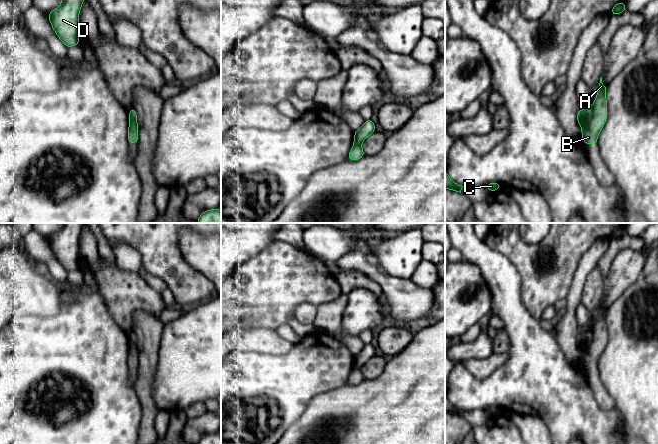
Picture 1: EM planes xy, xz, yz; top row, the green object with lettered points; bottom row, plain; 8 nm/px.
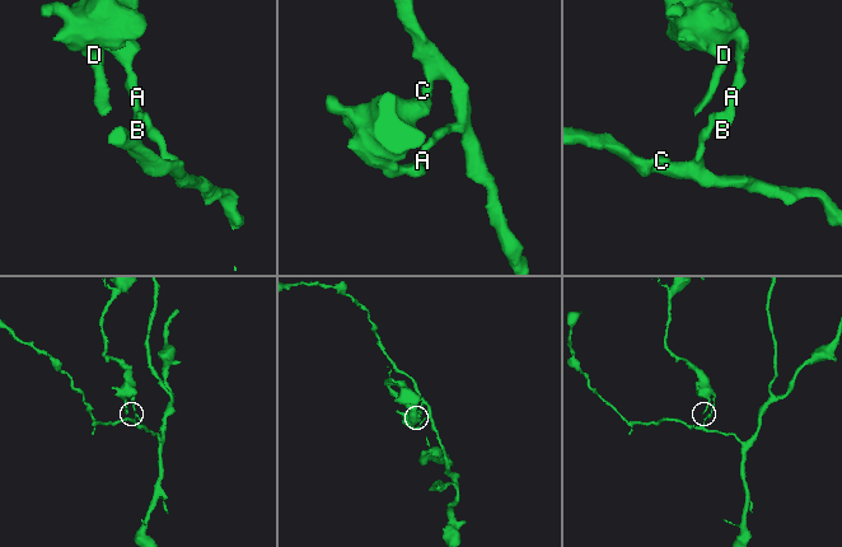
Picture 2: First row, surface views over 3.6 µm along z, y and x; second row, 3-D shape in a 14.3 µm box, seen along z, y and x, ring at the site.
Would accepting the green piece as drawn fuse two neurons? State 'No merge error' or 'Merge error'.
Merge error

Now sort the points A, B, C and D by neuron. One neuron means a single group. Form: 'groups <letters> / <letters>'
groups A B D / C

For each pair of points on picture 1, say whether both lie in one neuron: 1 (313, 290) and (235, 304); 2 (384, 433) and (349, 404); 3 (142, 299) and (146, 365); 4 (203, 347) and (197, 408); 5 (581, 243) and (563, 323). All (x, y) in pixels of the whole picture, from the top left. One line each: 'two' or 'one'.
1: one
2: one
3: two
4: two
5: two

